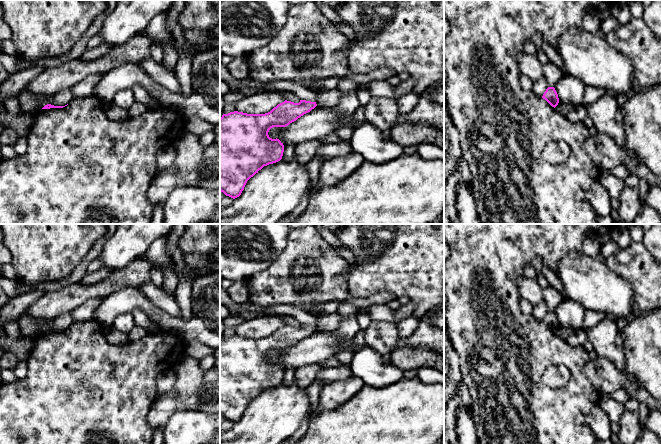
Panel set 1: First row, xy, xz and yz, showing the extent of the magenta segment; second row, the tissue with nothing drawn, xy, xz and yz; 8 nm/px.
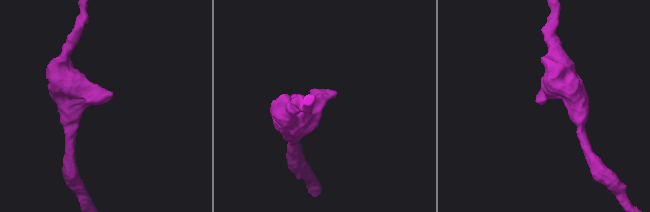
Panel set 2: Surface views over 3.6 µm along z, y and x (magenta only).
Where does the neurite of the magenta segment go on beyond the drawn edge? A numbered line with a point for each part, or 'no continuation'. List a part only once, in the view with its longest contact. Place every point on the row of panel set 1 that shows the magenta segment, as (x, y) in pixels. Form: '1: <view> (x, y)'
no continuation

